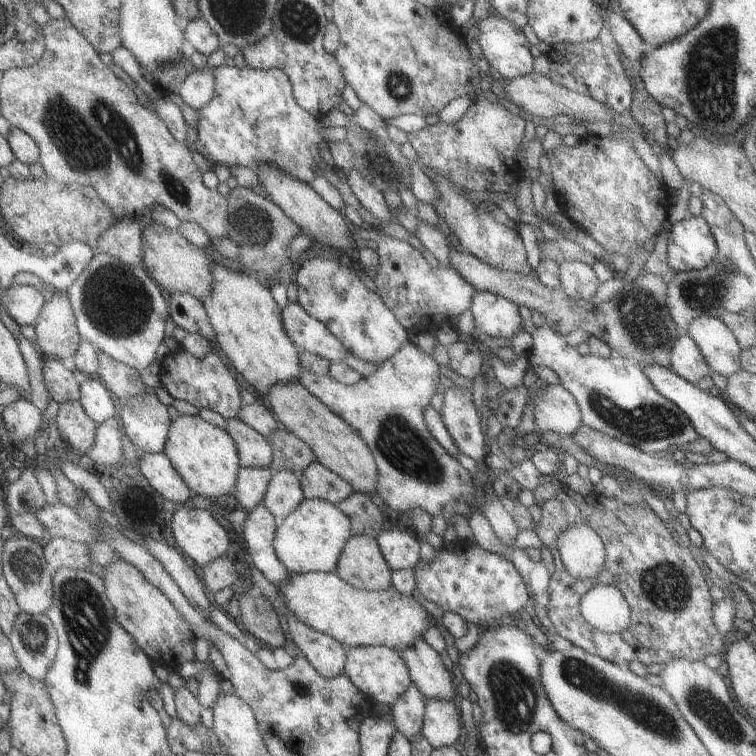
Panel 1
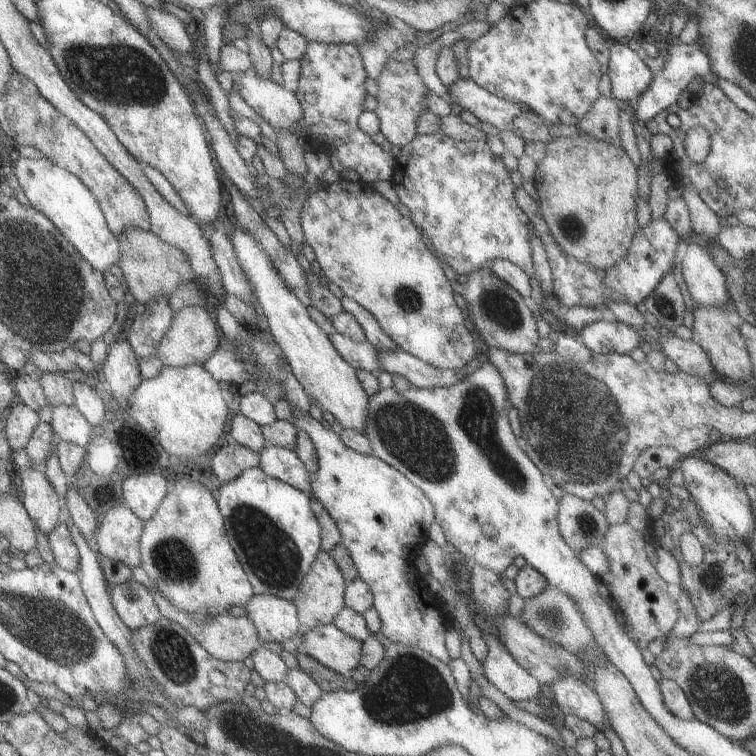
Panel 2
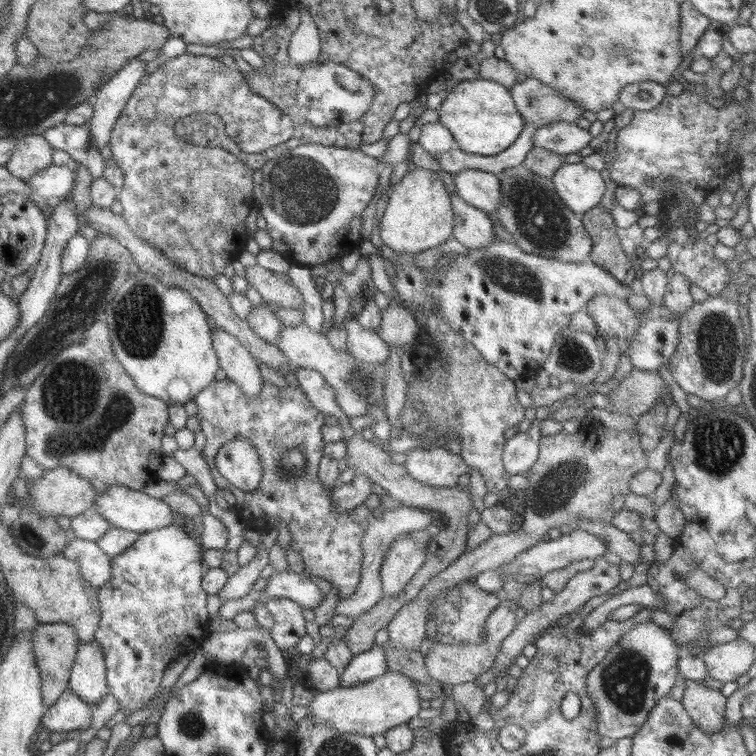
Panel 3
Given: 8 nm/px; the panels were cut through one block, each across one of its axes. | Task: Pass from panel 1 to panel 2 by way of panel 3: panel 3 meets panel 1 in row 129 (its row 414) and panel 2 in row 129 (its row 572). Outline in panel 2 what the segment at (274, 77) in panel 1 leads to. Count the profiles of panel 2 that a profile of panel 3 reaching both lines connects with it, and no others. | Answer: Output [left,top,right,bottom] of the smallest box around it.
[294,42,395,184]

